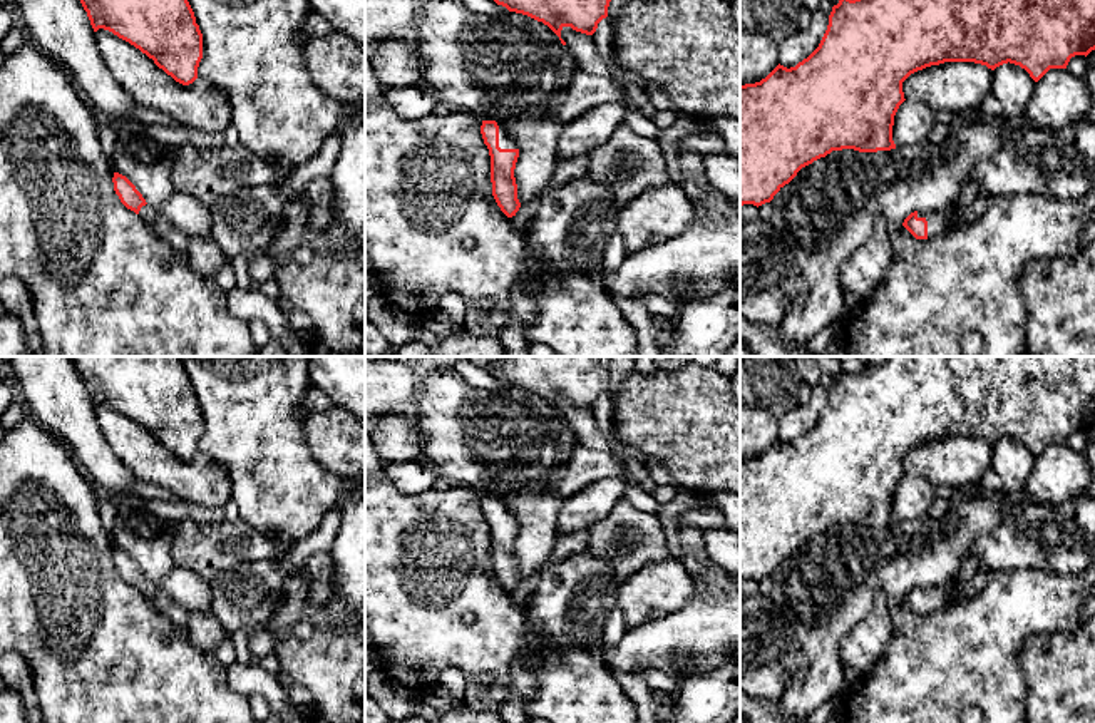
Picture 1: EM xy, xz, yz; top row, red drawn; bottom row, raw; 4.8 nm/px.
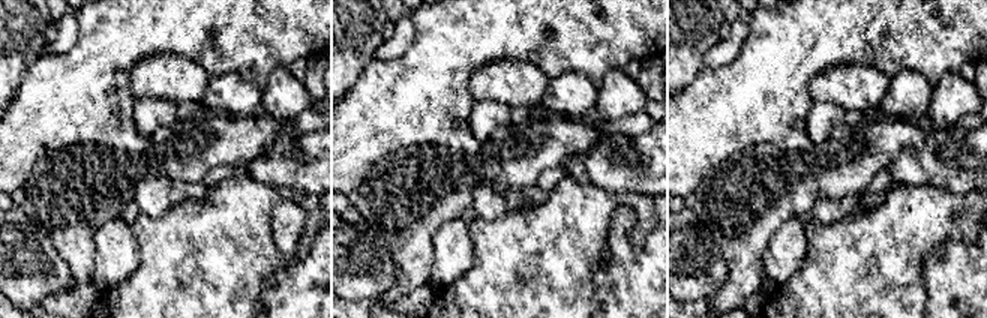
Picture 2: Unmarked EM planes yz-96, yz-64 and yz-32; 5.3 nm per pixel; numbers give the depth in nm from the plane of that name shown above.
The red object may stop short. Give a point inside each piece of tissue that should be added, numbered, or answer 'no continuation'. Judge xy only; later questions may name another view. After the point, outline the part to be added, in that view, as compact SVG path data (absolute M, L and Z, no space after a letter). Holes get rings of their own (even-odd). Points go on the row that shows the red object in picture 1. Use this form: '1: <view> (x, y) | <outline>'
1: xy (169, 233) | M146 204L141 208L139 216L151 226L151 229L176 251L186 251L189 236L177 226L169 223L159 209Z

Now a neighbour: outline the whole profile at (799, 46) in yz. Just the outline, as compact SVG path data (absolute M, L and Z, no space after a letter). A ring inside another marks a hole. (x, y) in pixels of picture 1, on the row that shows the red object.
M820 8L812 13L810 25L790 35L779 52L779 64L790 69L807 59L820 44L829 25L829 15Z

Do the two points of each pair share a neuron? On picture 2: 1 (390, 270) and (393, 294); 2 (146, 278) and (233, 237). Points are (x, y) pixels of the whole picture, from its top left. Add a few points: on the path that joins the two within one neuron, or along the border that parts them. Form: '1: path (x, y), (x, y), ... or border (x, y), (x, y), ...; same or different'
1: border (390, 252), (399, 267), (399, 278), (377, 300); different
2: path (167, 278), (192, 278), (212, 258); same

